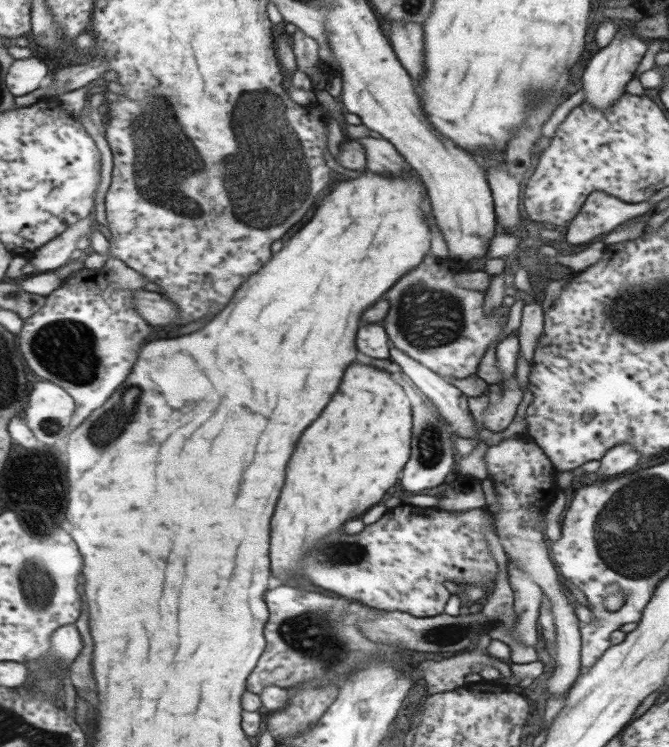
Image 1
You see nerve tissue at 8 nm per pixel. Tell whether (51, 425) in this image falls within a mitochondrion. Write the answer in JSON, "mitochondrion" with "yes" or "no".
{"mitochondrion":"yes"}

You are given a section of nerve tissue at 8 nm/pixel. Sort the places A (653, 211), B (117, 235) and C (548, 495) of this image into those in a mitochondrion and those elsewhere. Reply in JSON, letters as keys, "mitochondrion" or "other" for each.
{"A":"other","B":"other","C":"other"}

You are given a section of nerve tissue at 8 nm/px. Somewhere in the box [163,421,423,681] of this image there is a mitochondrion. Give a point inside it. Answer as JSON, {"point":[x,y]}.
{"point":[312,635]}

